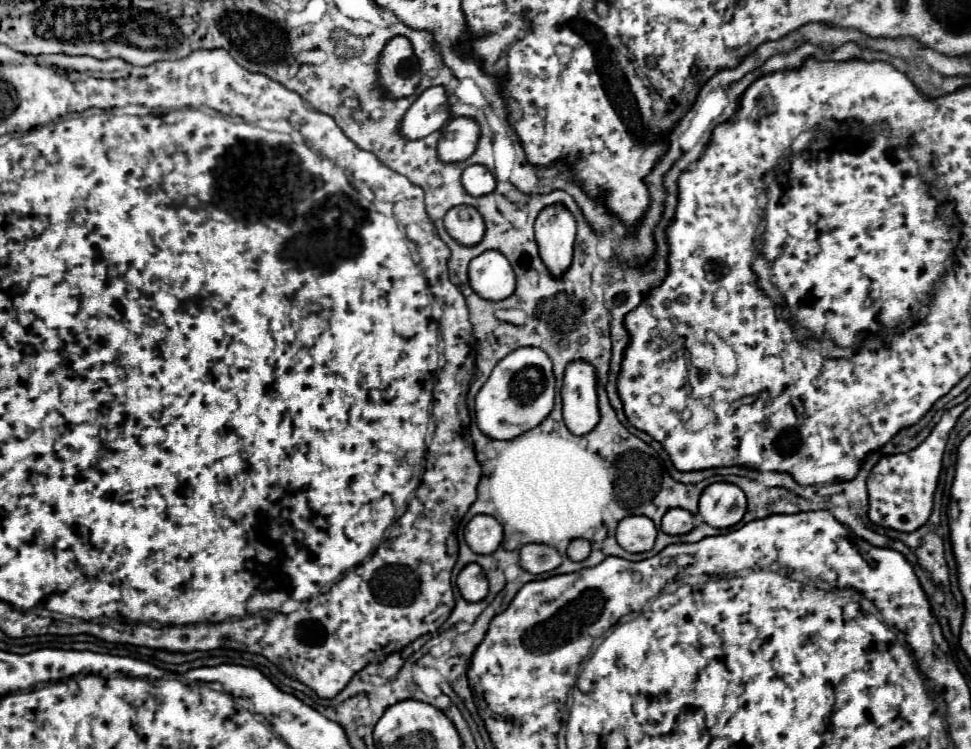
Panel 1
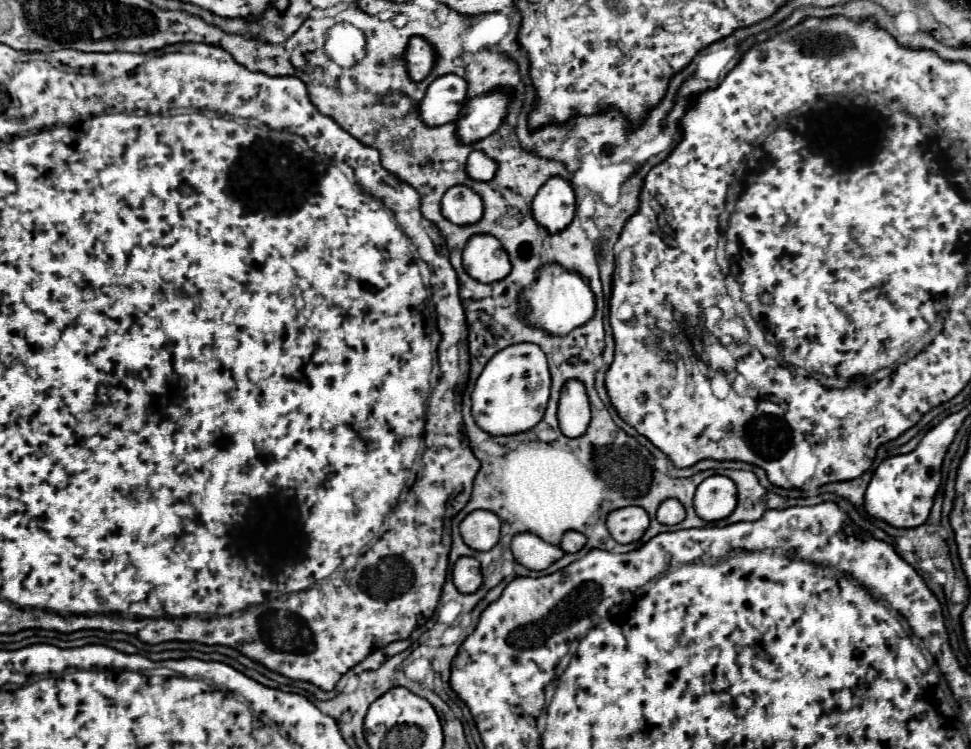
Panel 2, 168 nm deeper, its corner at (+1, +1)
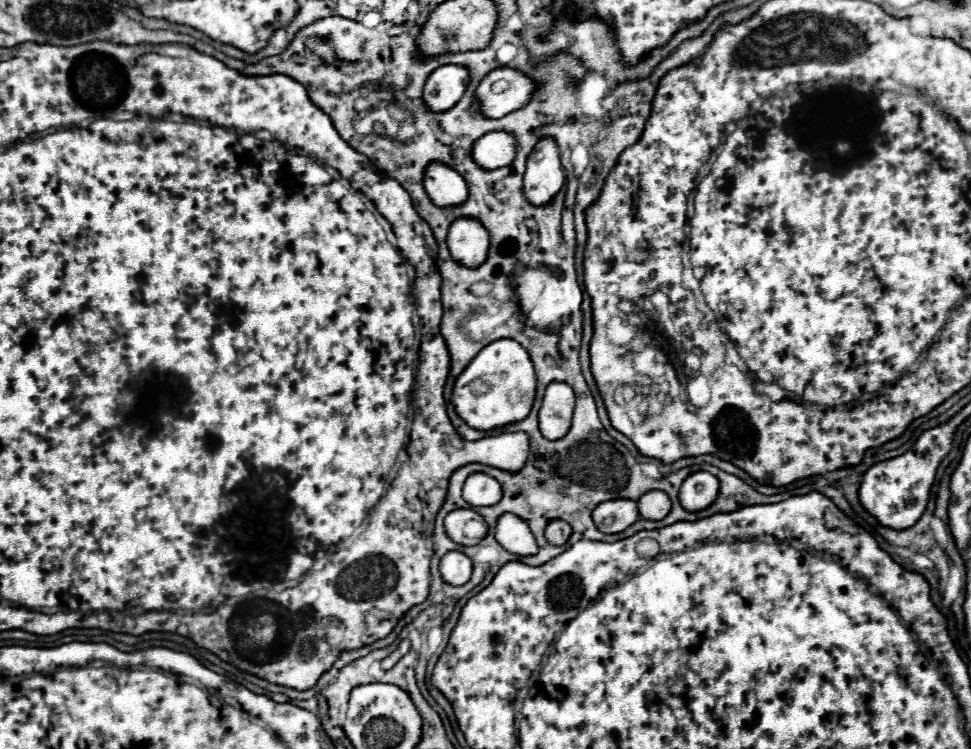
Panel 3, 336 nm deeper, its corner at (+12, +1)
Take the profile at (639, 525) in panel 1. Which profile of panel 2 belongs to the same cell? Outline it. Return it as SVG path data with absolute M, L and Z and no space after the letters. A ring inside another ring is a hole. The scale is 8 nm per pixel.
M628 506L628 508L610 512L606 524L608 524L608 530L616 542L632 544L644 536L644 532L650 526L650 518L644 508Z

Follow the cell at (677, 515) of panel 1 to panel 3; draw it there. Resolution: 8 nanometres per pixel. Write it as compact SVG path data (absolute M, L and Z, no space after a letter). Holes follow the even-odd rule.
M661 490L645 492L639 498L639 514L647 520L663 520L671 510L671 500Z

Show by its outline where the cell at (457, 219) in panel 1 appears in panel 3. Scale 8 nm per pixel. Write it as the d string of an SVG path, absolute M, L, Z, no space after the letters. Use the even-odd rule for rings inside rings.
M437 160L427 164L427 172L423 172L423 186L431 200L441 208L461 204L467 198L467 182L463 176Z

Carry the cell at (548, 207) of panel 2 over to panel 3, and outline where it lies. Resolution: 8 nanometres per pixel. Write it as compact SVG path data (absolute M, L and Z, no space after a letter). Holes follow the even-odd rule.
M541 138L527 158L527 170L523 178L525 196L531 204L547 204L563 186L565 174L559 160L559 146L555 138Z

